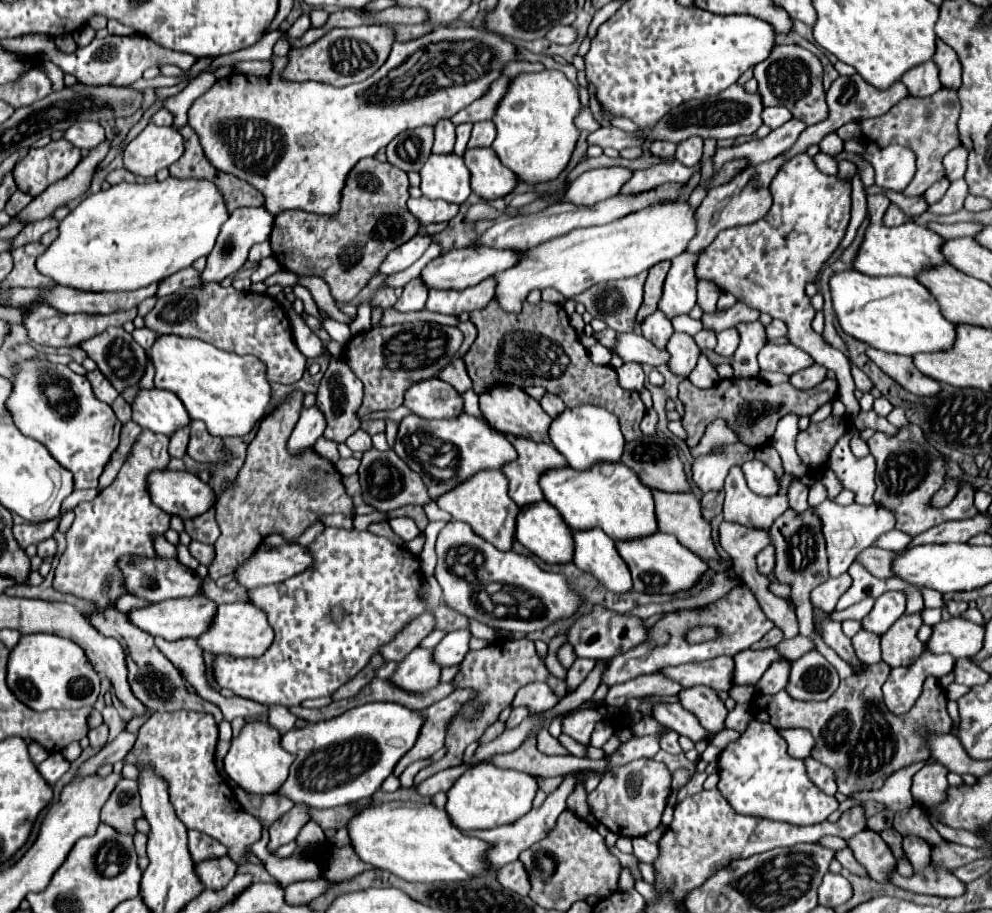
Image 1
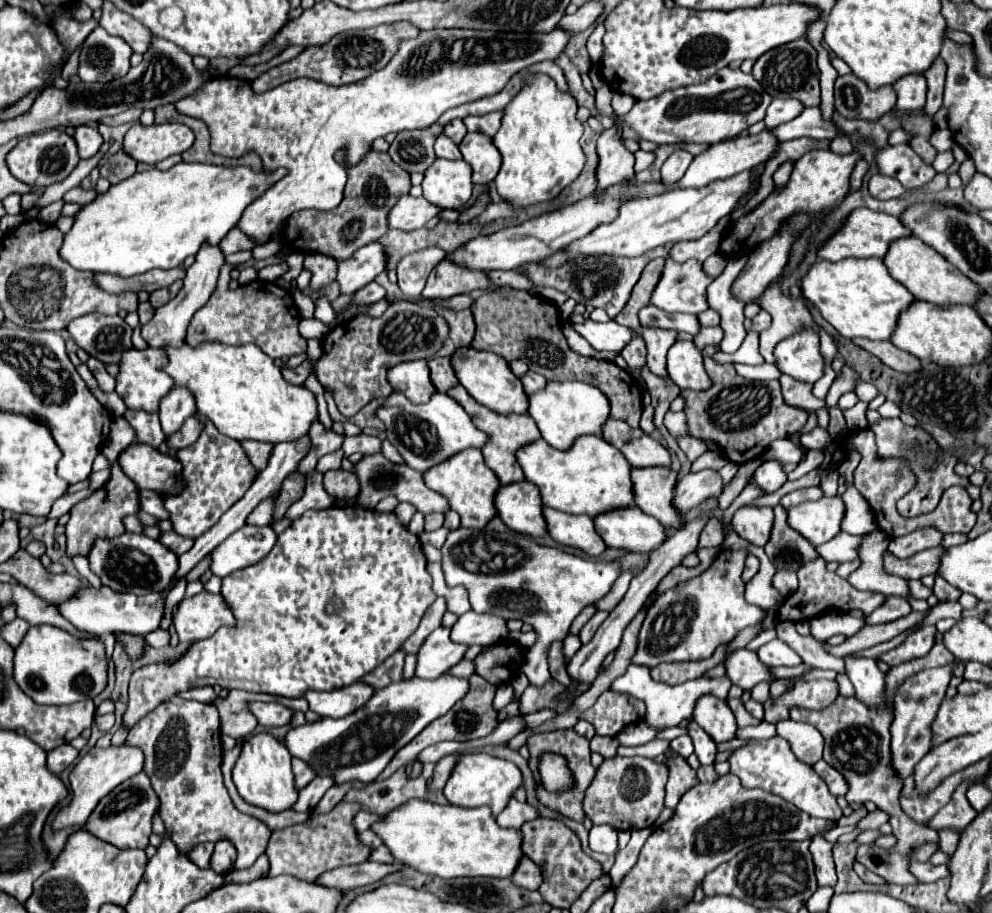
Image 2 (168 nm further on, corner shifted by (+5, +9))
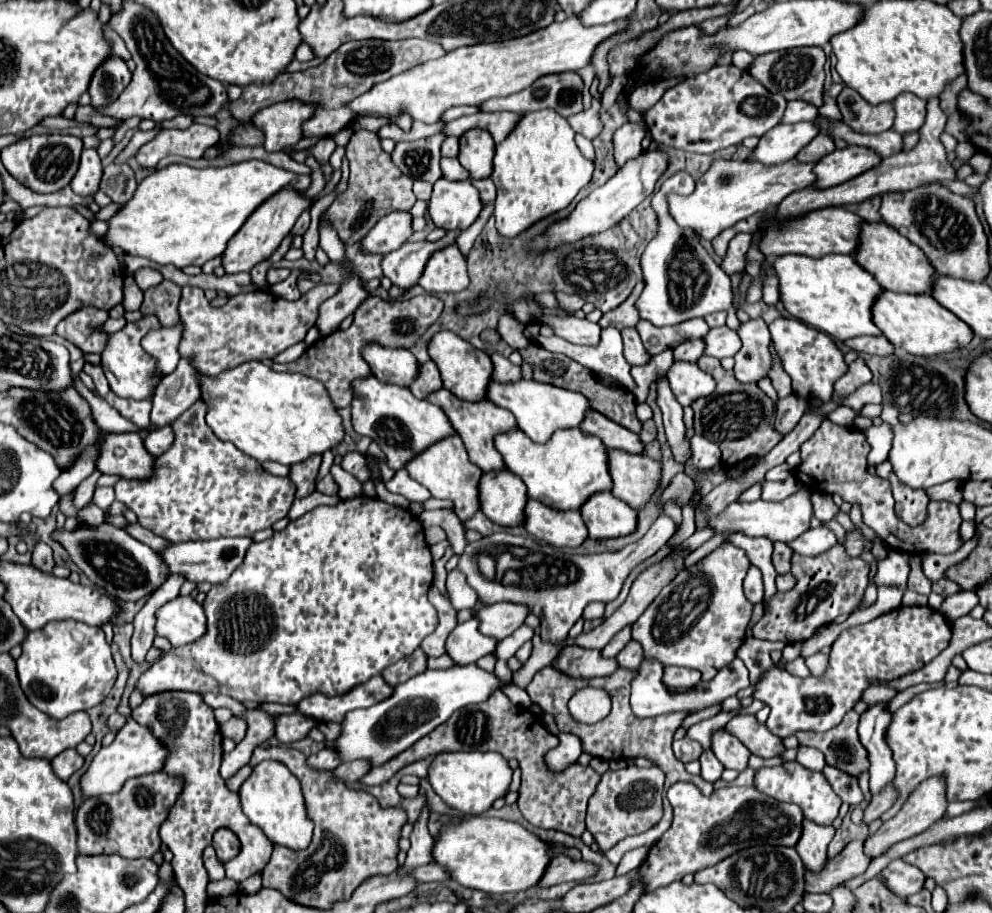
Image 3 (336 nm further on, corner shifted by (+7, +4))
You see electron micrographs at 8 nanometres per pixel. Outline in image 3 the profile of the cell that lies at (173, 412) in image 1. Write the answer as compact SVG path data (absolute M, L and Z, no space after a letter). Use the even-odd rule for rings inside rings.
M144 317L142 321L138 323L128 323L124 329L116 331L110 335L110 341L108 341L108 347L104 349L102 353L102 369L106 373L106 379L110 383L110 389L118 395L118 397L126 397L126 399L136 399L136 401L142 401L142 399L152 399L154 395L154 387L156 383L162 379L162 375L158 375L158 369L156 369L156 363L154 363L154 357L148 355L142 345L140 345L140 339L148 333L148 329L152 327L158 327L158 319L156 317Z

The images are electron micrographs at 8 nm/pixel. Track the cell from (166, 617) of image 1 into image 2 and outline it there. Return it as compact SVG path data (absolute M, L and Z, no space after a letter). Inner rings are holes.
M84 586L72 598L60 602L58 610L78 630L94 634L94 636L104 636L104 634L144 636L144 634L148 634L160 626L164 602L162 602L162 606L154 606L158 600L160 600L158 592L148 594L148 596L136 596L136 594L120 594L108 586L102 586L102 588Z

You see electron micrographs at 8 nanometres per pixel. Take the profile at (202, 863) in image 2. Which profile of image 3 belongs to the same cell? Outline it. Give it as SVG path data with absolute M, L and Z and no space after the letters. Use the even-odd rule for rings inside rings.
M206 847L206 849L204 849L204 867L206 867L206 871L208 871L210 881L218 881L218 879L224 877L224 865L216 859L214 847Z

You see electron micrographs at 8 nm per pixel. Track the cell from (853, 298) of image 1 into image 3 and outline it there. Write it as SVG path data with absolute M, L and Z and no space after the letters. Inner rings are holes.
M782 255L774 261L774 269L780 279L780 297L792 317L840 341L860 335L882 335L872 321L872 305L884 289L852 255L826 255L824 259Z

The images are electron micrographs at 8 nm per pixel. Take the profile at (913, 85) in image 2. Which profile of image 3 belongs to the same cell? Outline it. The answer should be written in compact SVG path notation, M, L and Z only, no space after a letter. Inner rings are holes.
M898 95L898 99L894 99L894 111L896 119L892 129L898 133L910 133L922 127L926 103L922 103L922 99L914 99L914 95Z

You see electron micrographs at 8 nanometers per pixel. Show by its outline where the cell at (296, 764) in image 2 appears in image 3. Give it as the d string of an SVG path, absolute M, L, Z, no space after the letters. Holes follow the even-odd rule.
M322 749L320 753L314 753L306 759L306 763L310 763L310 767L318 767L320 771L332 771L340 765L340 759L334 755L334 751L330 749Z

